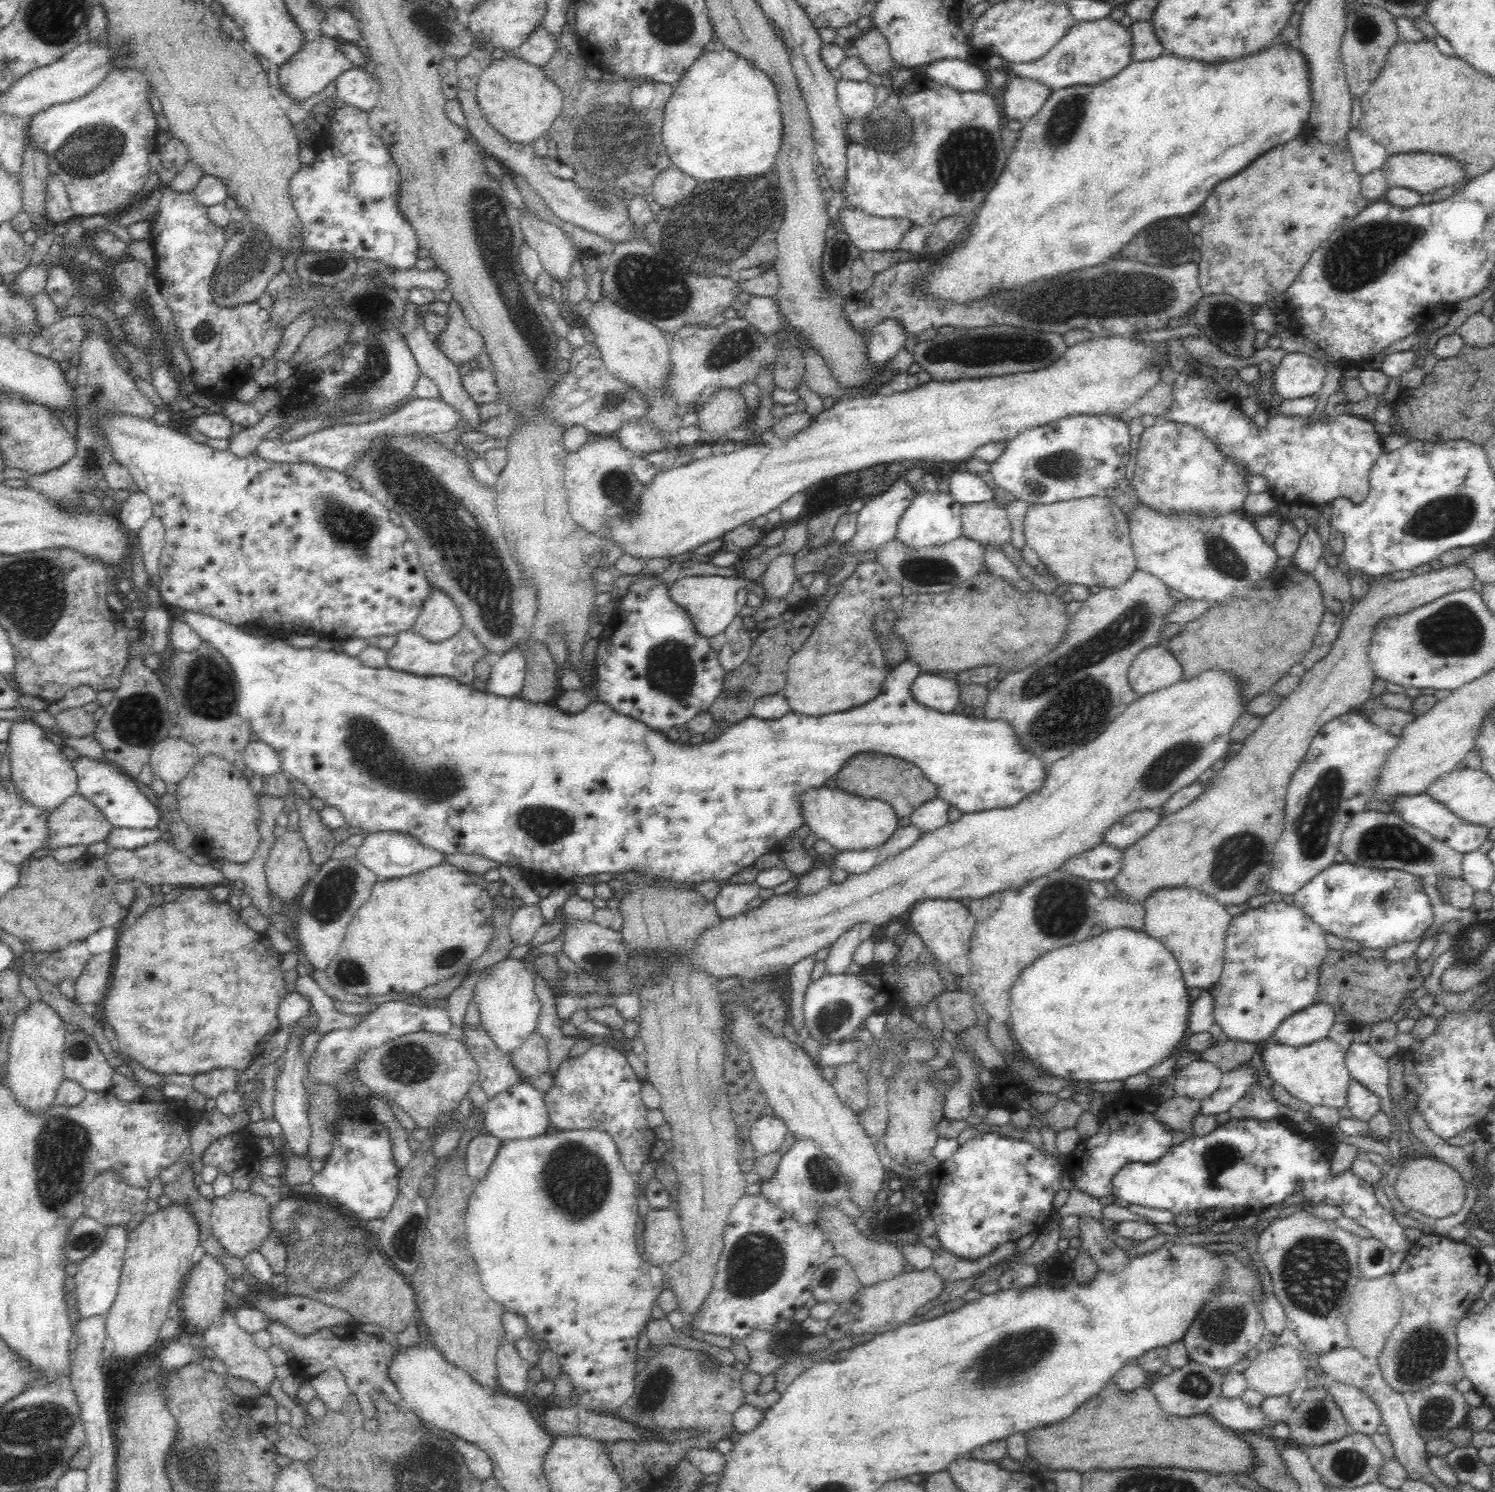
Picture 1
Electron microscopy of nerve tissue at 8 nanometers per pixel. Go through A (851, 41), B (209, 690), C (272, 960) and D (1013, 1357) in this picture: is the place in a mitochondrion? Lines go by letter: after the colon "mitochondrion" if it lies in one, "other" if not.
A: other
B: mitochondrion
C: other
D: mitochondrion

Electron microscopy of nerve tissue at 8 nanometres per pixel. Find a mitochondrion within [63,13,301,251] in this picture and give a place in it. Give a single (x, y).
(122, 48)

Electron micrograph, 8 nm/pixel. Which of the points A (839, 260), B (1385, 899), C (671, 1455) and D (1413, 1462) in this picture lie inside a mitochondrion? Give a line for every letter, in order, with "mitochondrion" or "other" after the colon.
A: mitochondrion
B: mitochondrion
C: other
D: other

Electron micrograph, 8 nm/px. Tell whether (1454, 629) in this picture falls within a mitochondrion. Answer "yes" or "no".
yes

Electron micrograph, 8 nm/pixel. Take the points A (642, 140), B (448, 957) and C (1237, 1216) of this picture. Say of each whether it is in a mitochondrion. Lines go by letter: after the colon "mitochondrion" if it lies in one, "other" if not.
A: mitochondrion
B: mitochondrion
C: other

